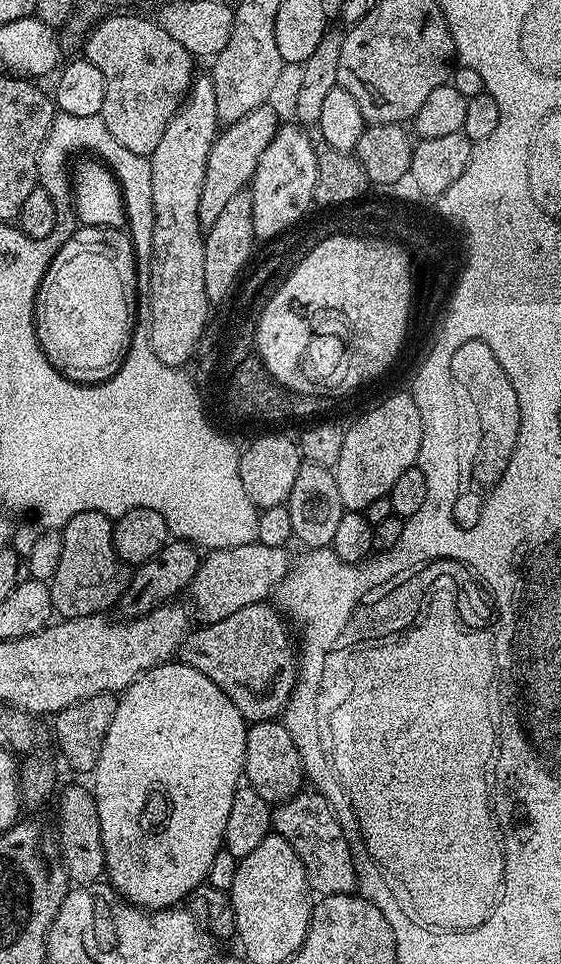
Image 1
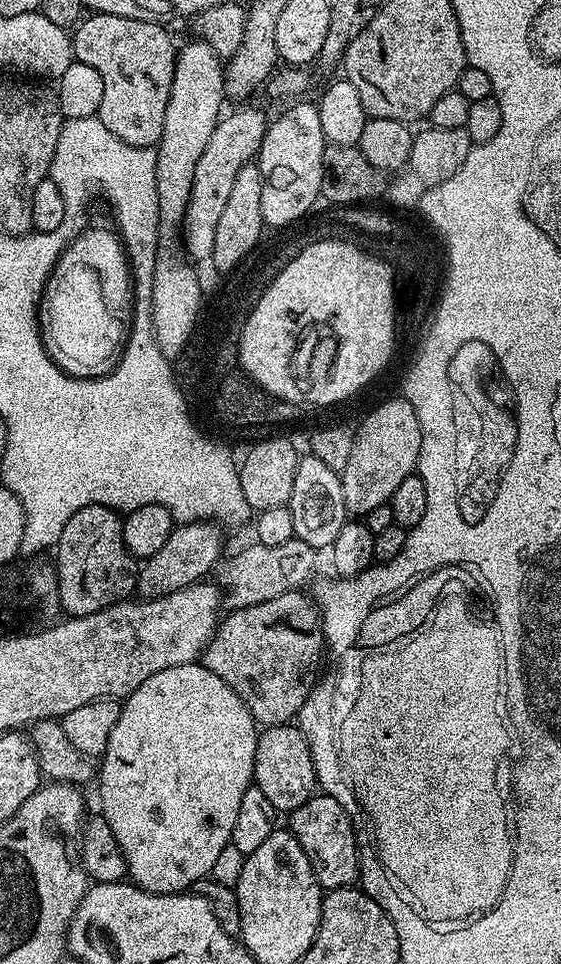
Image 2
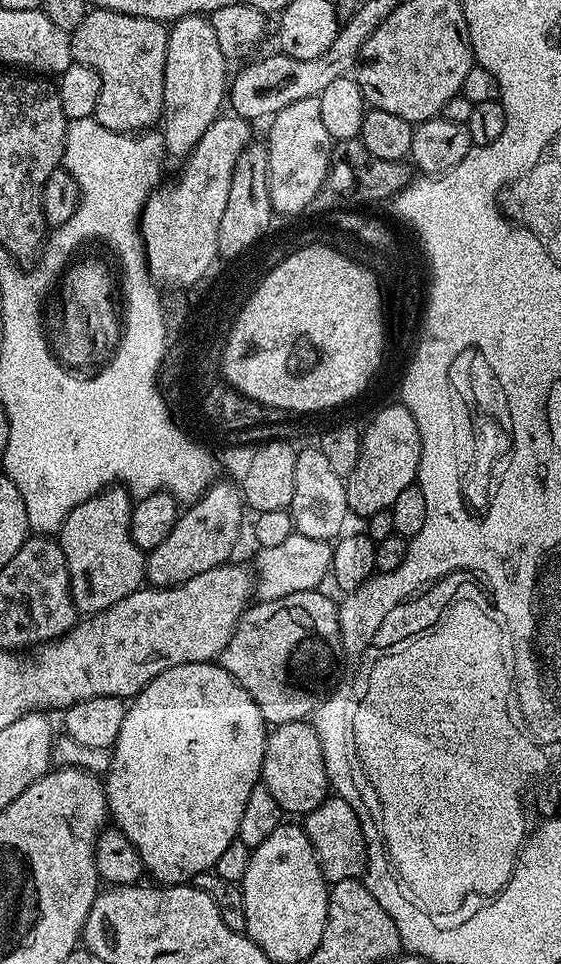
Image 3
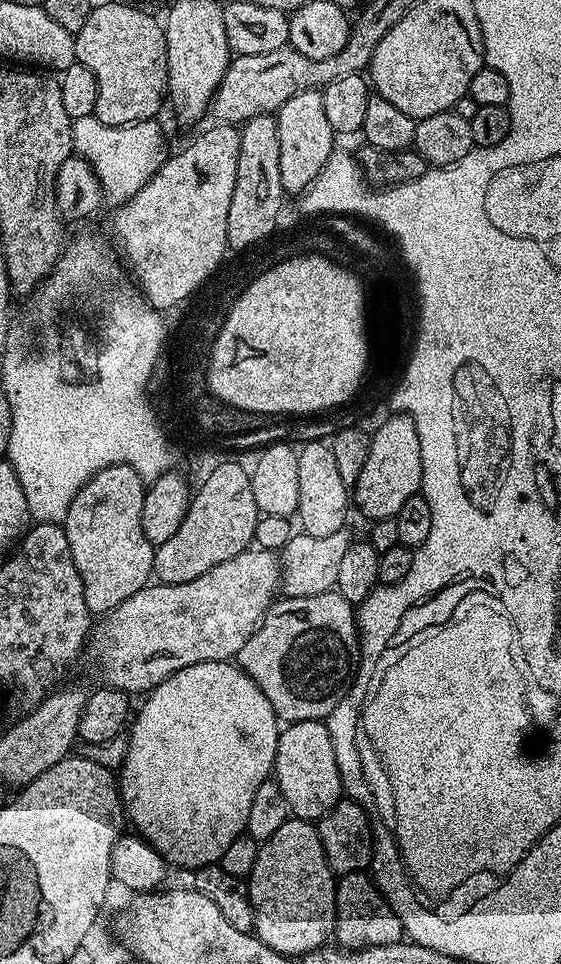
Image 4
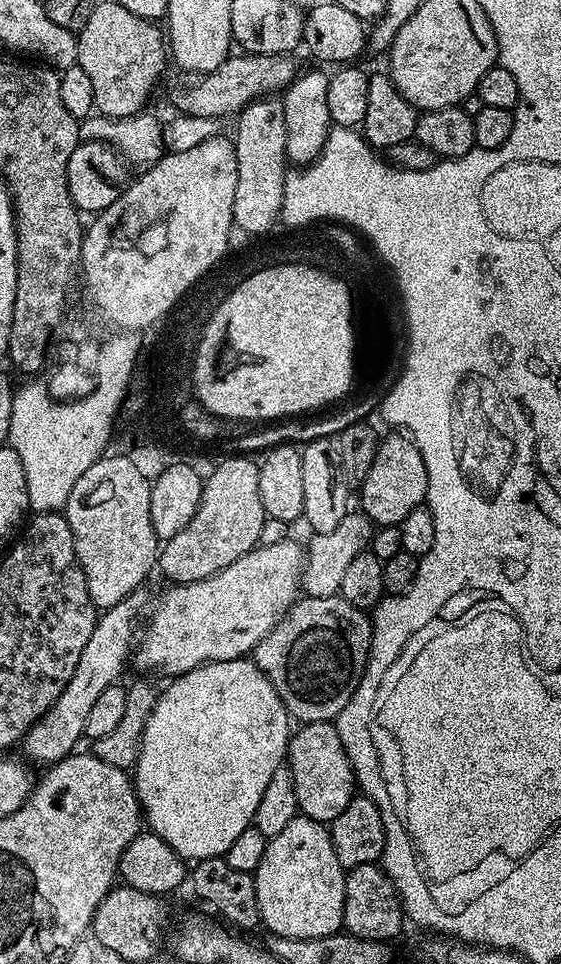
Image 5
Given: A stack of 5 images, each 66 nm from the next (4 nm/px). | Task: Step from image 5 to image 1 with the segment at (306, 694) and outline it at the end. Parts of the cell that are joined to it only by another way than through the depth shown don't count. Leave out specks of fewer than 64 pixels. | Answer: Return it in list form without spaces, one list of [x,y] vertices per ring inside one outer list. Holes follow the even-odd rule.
[[[261,602],[242,606],[242,610],[234,610],[234,614],[230,614],[230,618],[222,618],[213,624],[204,624],[197,632],[196,629],[189,631],[188,635],[184,637],[182,645],[182,660],[183,663],[194,666],[194,670],[198,670],[198,674],[206,674],[206,678],[210,678],[210,682],[214,682],[214,686],[218,686],[218,690],[222,690],[222,694],[226,694],[226,698],[230,698],[230,702],[234,702],[234,706],[238,706],[245,721],[257,724],[263,720],[275,720],[283,713],[292,696],[292,691],[296,689],[298,683],[298,648],[297,645],[292,645],[292,636],[288,633],[288,628],[290,629],[289,621],[271,603]]]

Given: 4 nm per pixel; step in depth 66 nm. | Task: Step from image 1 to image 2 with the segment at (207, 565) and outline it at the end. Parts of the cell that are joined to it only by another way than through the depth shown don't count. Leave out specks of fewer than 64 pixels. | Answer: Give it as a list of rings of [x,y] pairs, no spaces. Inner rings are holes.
[[[295,538],[282,546],[262,546],[255,542],[249,544],[249,548],[234,553],[232,560],[225,559],[218,568],[219,583],[226,593],[227,603],[229,600],[233,609],[254,606],[301,587],[300,583],[307,578],[312,568],[314,549],[310,545]]]

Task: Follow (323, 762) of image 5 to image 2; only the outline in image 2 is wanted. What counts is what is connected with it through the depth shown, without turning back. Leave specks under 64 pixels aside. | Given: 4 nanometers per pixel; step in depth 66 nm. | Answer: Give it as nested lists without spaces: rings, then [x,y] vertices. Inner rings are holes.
[[[295,723],[274,724],[265,727],[256,738],[256,761],[254,762],[254,770],[252,771],[255,787],[262,790],[262,794],[266,794],[266,798],[270,798],[270,806],[274,806],[277,813],[290,814],[298,806],[302,806],[317,791],[316,771],[314,770],[314,762],[310,754],[310,746],[308,739],[305,738],[303,732]]]

